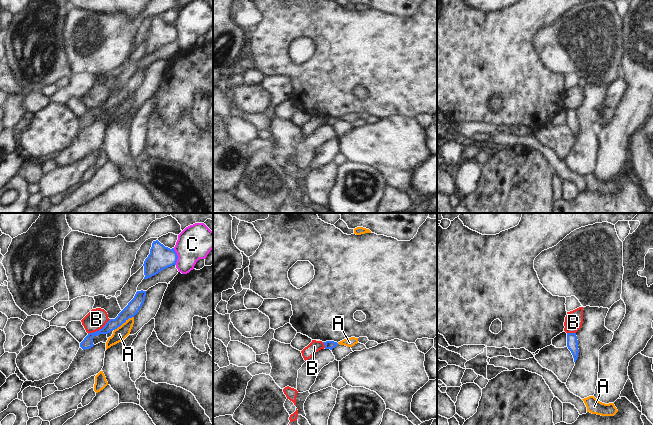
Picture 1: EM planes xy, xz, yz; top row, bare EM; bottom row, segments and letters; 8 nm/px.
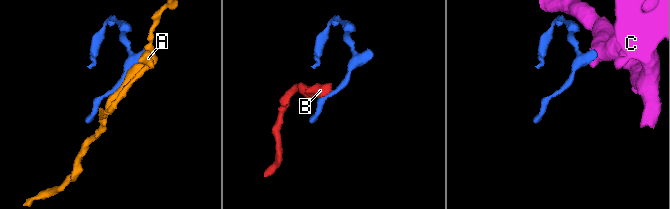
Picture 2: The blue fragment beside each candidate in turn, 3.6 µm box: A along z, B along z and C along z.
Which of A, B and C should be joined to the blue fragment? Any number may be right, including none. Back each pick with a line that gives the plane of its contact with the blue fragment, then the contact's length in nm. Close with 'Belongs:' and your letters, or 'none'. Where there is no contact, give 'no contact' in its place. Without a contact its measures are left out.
Belongs: none

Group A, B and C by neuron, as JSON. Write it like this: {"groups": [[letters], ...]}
{"groups": [["A"], ["B"], ["C"]]}

